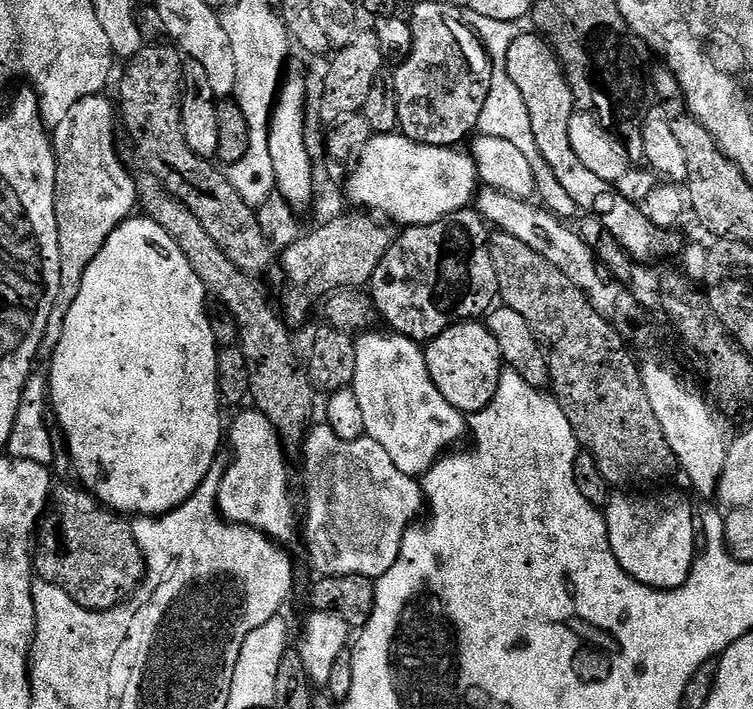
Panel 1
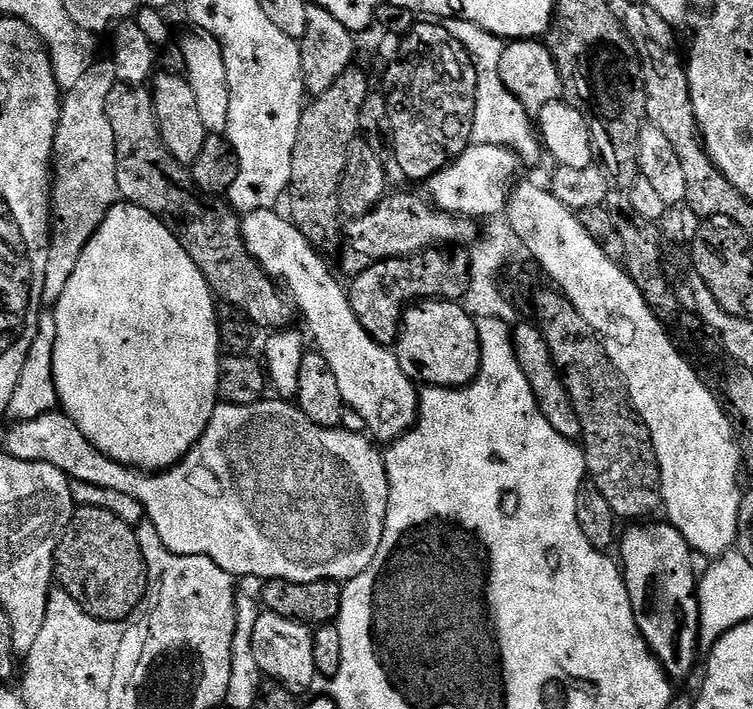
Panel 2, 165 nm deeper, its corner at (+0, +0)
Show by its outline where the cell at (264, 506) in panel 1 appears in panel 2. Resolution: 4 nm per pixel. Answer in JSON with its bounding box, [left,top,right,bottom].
[3,398,388,584]

